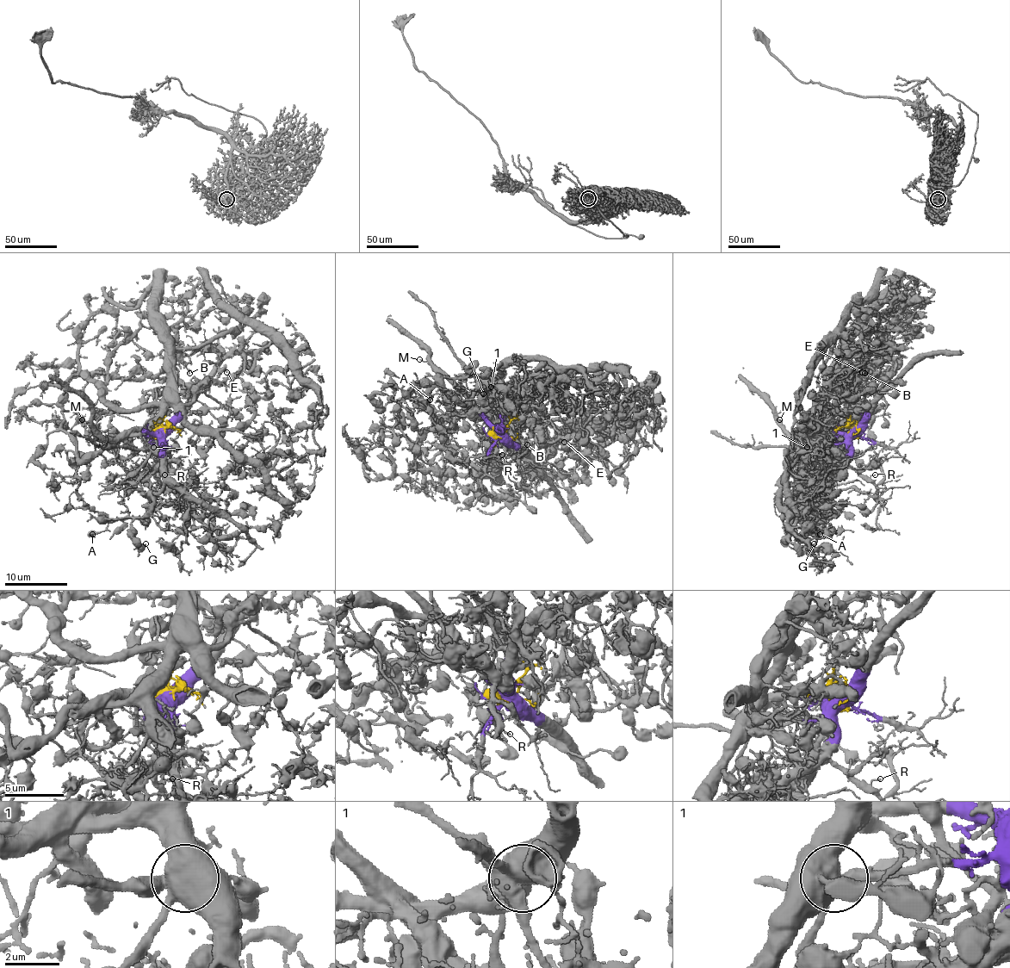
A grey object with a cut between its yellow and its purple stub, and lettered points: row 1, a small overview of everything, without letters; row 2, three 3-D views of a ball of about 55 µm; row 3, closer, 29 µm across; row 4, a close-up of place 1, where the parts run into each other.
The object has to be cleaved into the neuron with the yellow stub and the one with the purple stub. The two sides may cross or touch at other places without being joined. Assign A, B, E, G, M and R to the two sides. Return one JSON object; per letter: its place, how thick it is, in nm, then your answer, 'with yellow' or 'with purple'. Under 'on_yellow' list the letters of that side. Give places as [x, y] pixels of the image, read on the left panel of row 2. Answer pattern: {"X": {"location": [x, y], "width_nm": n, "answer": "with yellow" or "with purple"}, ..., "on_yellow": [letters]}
{"A": {"location": [92, 534], "width_nm": 160, "answer": "with yellow"}, "B": {"location": [189, 373], "width_nm": 110, "answer": "with yellow"}, "E": {"location": [226, 372], "width_nm": 320, "answer": "with yellow"}, "G": {"location": [145, 543], "width_nm": 280, "answer": "with yellow"}, "M": {"location": [82, 419], "width_nm": 110, "answer": "with purple"}, "R": {"location": [164, 474], "width_nm": 130, "answer": "with purple"}, "on_yellow": ["A", "B", "E", "G"]}

